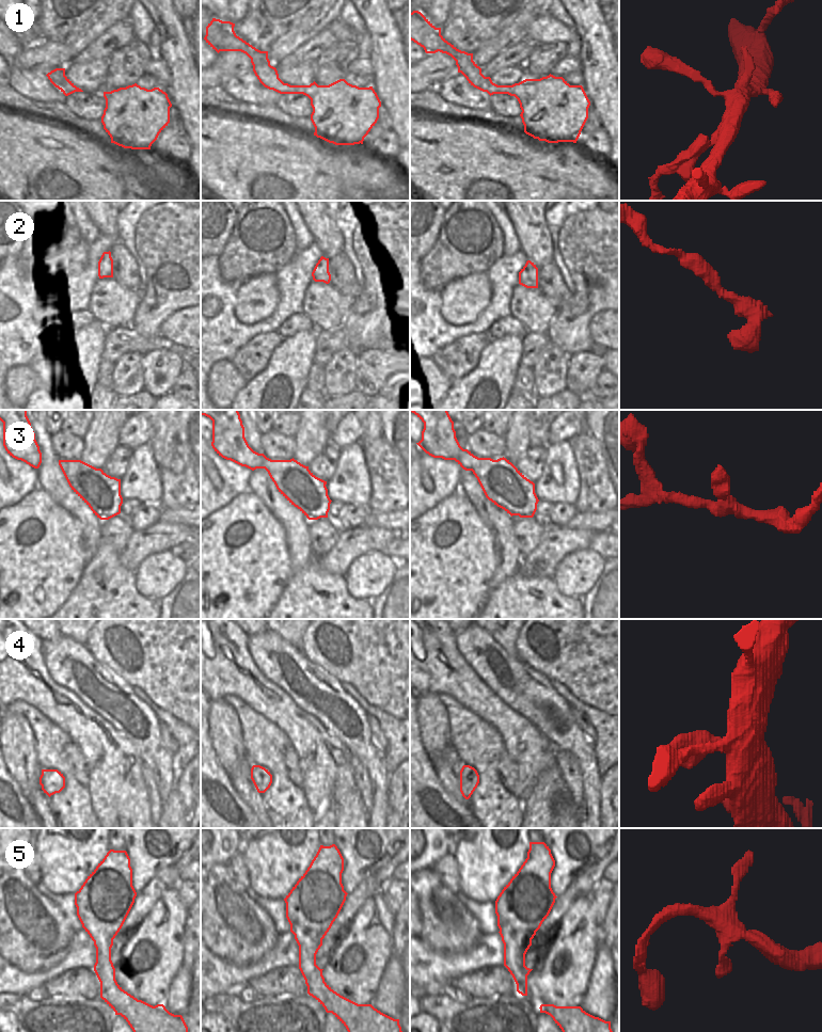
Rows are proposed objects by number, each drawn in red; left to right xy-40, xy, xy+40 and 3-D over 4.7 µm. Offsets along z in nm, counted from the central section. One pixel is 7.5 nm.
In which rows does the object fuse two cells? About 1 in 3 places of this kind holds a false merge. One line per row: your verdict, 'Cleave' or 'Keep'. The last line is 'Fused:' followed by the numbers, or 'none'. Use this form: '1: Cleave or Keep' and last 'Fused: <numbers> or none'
1: Keep
2: Keep
3: Keep
4: Keep
5: Keep
Fused: none

